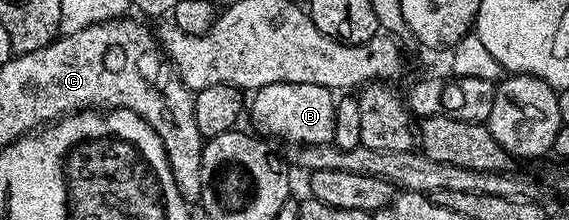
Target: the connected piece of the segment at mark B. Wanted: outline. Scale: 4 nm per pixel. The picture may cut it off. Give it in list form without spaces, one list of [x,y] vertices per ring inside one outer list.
[[[278,82],[254,91],[249,102],[249,118],[256,122],[264,135],[284,138],[287,144],[308,146],[309,144],[332,143],[334,140],[334,114],[336,95],[317,84],[293,84]]]

